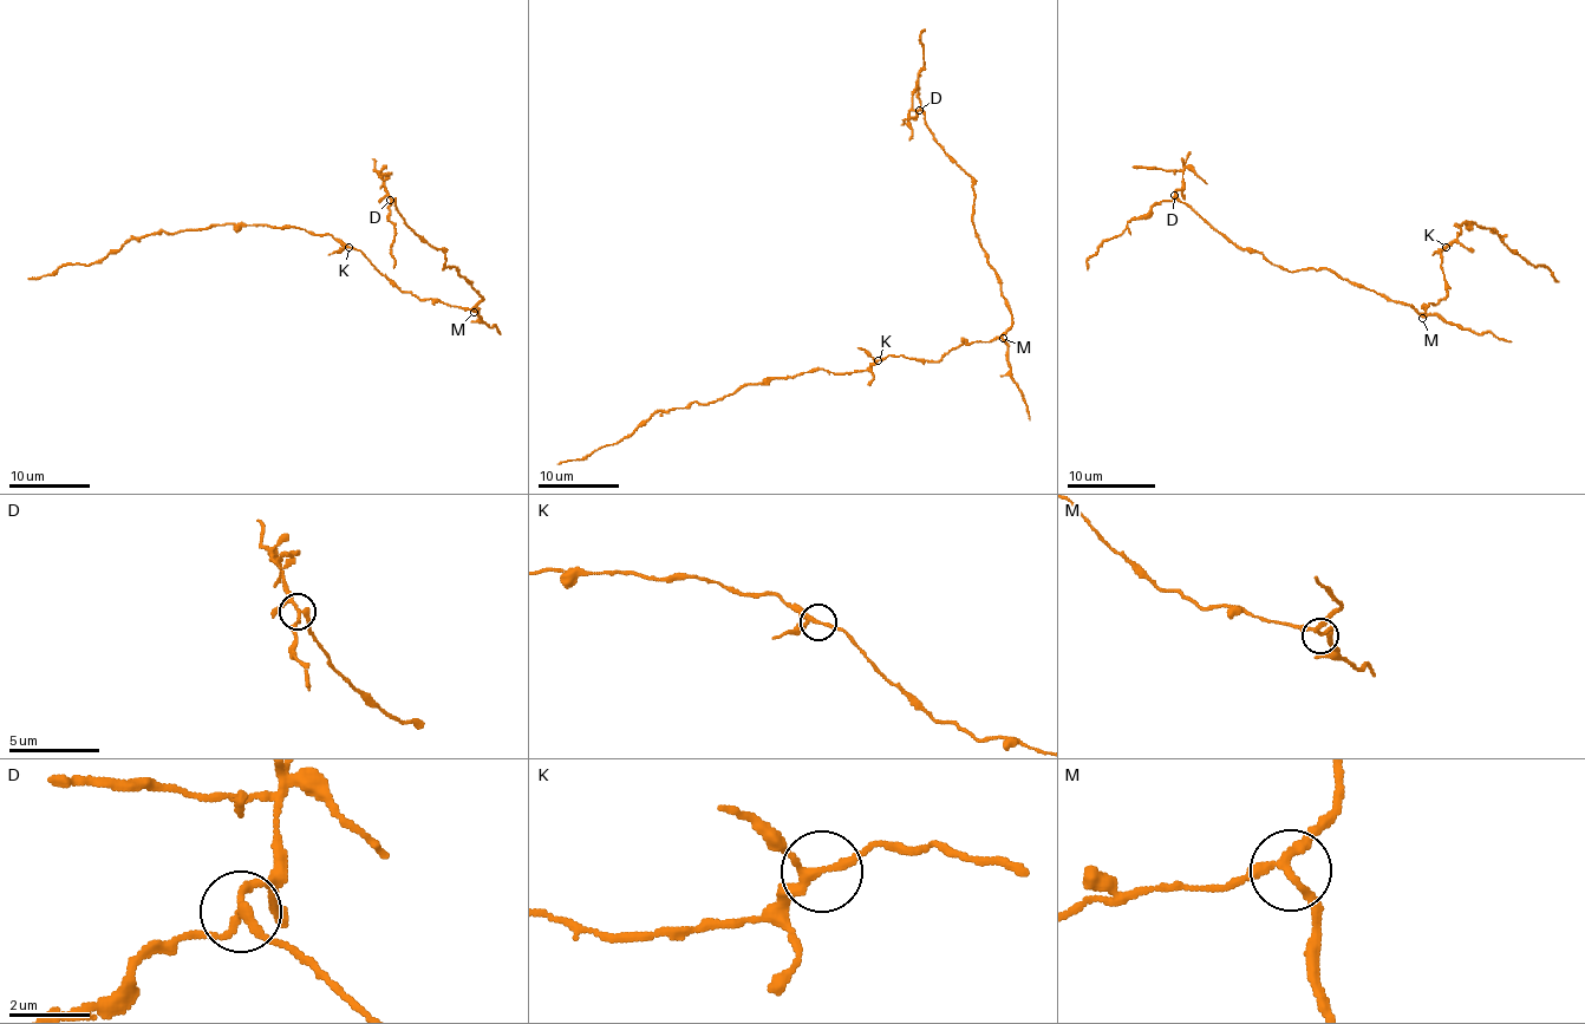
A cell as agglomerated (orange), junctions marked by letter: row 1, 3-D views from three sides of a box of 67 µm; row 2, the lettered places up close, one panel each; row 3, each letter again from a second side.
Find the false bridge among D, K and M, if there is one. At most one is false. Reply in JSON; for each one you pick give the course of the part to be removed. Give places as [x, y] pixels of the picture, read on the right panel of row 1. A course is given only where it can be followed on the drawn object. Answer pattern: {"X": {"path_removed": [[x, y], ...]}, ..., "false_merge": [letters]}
{"D": {"path_removed": [[1174, 196], [1156, 202], [1146, 216], [1134, 219], [1121, 234], [1108, 237], [1088, 260], [1088, 269]]}, "false_merge": ["D"]}

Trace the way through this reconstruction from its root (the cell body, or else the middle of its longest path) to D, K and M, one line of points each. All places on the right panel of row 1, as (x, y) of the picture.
D: (1440, 302), (1417, 313), (1409, 305), (1387, 300), (1326, 269), (1280, 269), (1260, 254), (1230, 242), (1174, 196)
K: (1440, 302), (1446, 295), (1446, 280), (1440, 265), (1446, 247)
M: (1440, 302), (1428, 305), (1422, 318)

